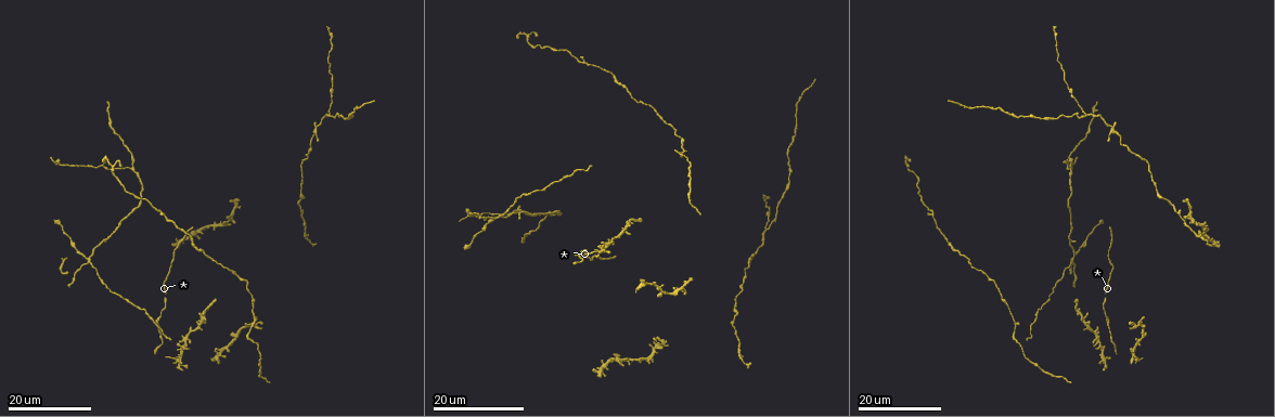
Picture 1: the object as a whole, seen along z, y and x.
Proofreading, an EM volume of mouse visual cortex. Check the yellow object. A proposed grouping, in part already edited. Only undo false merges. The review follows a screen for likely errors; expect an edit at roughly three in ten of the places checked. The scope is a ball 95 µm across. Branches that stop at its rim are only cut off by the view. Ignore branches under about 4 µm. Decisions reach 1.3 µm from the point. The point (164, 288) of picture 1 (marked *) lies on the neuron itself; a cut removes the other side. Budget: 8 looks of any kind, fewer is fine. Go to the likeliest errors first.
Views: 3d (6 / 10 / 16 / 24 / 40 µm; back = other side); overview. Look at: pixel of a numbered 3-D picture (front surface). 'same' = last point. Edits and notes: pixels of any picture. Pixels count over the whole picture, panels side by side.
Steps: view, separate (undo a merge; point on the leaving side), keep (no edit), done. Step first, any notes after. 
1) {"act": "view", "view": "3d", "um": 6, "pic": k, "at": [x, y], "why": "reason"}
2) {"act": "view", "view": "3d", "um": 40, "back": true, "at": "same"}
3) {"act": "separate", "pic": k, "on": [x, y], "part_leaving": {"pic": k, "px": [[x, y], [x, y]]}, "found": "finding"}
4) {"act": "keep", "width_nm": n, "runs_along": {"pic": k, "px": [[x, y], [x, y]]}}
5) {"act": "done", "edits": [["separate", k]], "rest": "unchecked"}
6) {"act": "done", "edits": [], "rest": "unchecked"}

{"act": "view", "view": "3d", "um": 16, "pic": 1, "at": [1084, 116], "why": "three arms meet"}

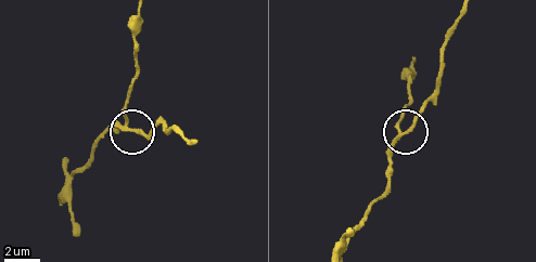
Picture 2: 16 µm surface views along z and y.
{"act": "view", "view": "3d", "um": 10, "pic": 2, "at": [398, 136]}

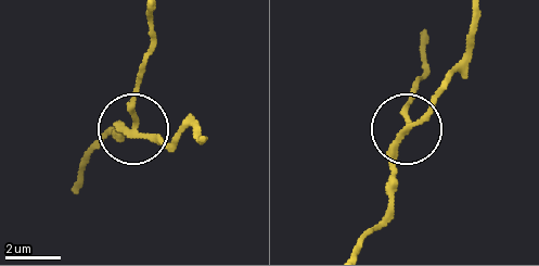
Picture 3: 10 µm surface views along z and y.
{"act": "separate", "pic": 3, "on": [133, 96], "arms": 3, "part_leaving": {"pic": 3, "px": [[406, 129], [412, 89], [426, 71], [426, 40]]}, "found": "a second neuron is stuck on"}

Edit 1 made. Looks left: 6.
{"act": "view", "view": "3d", "um": 24, "pic": 1, "at": [132, 167], "why": "three arms meet"}

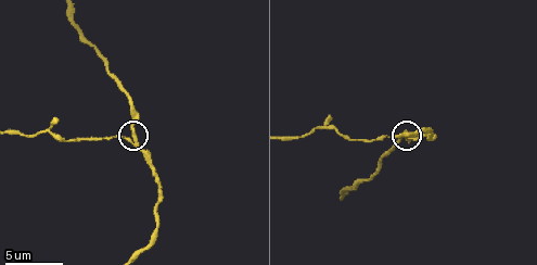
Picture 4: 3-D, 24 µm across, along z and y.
{"act": "view", "view": "3d", "um": 6, "pic": 4, "at": [131, 141], "why": "closer look"}

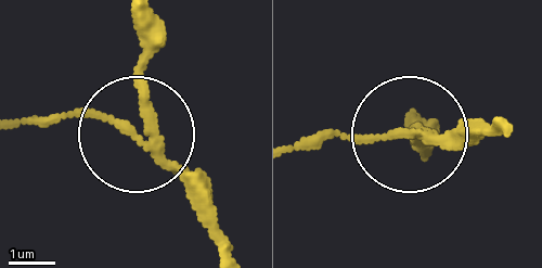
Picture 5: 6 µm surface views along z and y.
{"act": "view", "view": "3d", "um": 6, "back": true, "pic": 5, "at": [401, 131]}

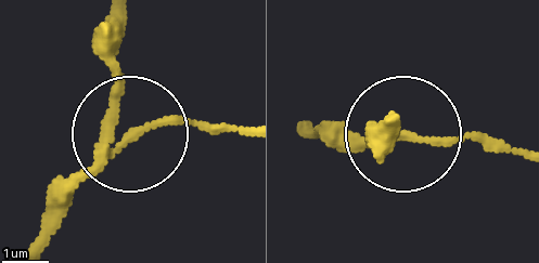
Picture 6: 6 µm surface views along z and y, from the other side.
{"act": "separate", "pic": 6, "on": [165, 116], "part_leaving": {"pic": 6, "px": [[113, 154], [179, 119], [238, 131]]}, "found": "two neurons meet here"}

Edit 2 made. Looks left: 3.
{"act": "view", "view": "overview"}

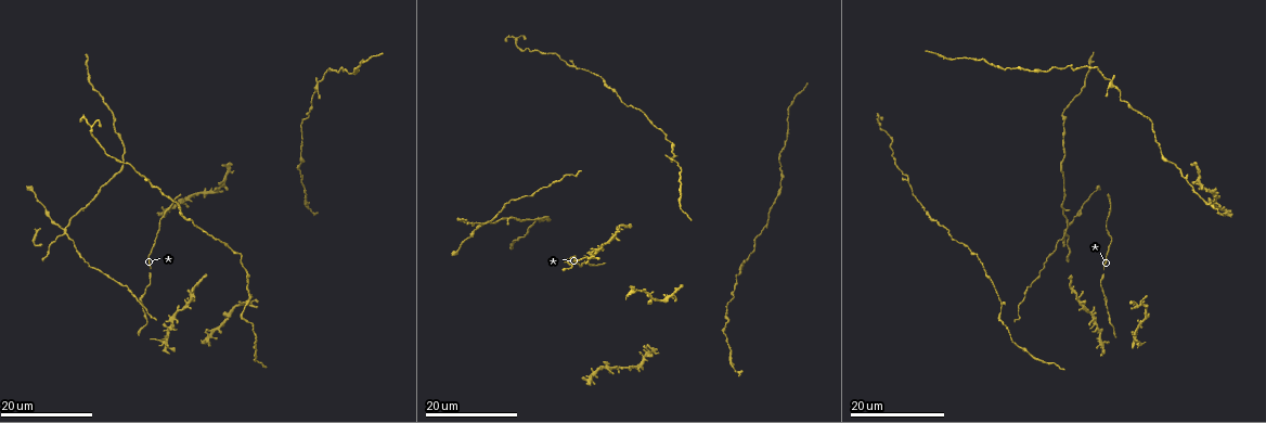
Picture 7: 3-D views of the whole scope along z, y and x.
{"act": "view", "view": "3d", "um": 24, "pic": 7, "at": [1067, 228], "why": "three-way junction"}

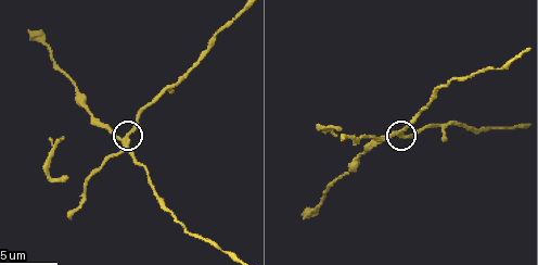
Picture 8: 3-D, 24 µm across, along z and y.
{"act": "view", "view": "3d", "um": 10, "pic": 8, "at": [124, 138], "why": "zoom in"}

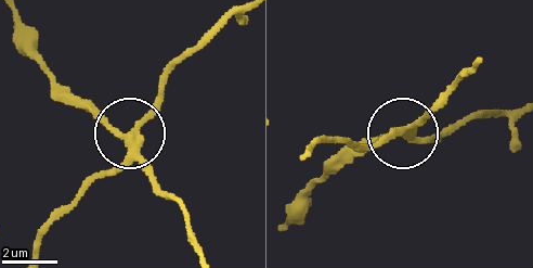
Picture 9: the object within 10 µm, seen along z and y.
{"act": "separate", "pic": 9, "on": [100, 122], "width_nm": 250, "part_leaving": {"pic": 9, "px": [[130, 147], [137, 165], [189, 221], [195, 250]]}, "found": "a second neuron is stuck on"}

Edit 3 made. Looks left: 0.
{"act": "done", "edits": [["separate", 3], ["separate", 6], ["separate", 9]], "rest": "unchecked"}

